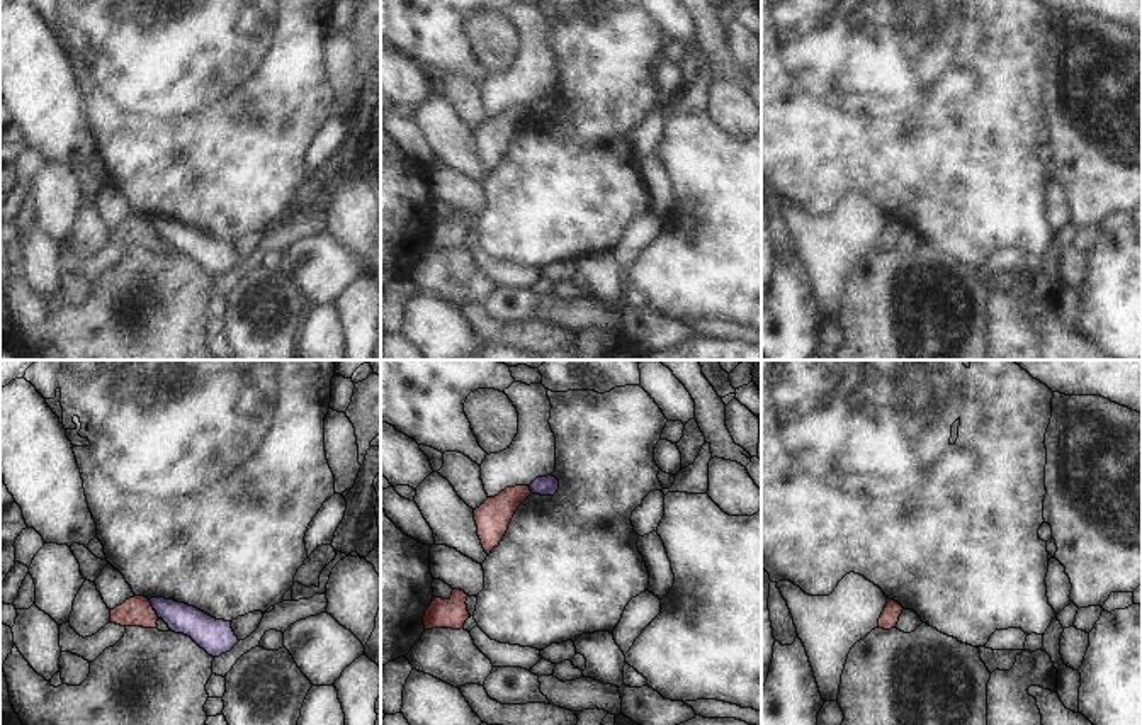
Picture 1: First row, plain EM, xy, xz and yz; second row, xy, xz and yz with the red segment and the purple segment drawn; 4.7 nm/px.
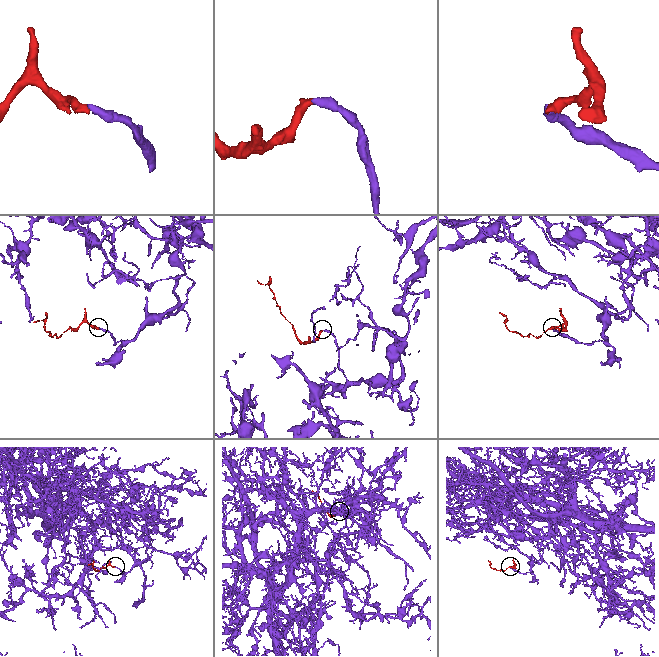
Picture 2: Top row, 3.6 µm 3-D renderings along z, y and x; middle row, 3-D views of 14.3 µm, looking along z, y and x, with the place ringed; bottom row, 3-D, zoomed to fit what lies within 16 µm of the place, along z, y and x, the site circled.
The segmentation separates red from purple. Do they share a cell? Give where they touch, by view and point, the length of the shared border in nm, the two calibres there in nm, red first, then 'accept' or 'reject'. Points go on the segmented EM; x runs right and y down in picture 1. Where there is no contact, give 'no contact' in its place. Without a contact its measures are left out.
contact xy (152, 608); length 100 nm; calibres 140 and 140 nm; reject

